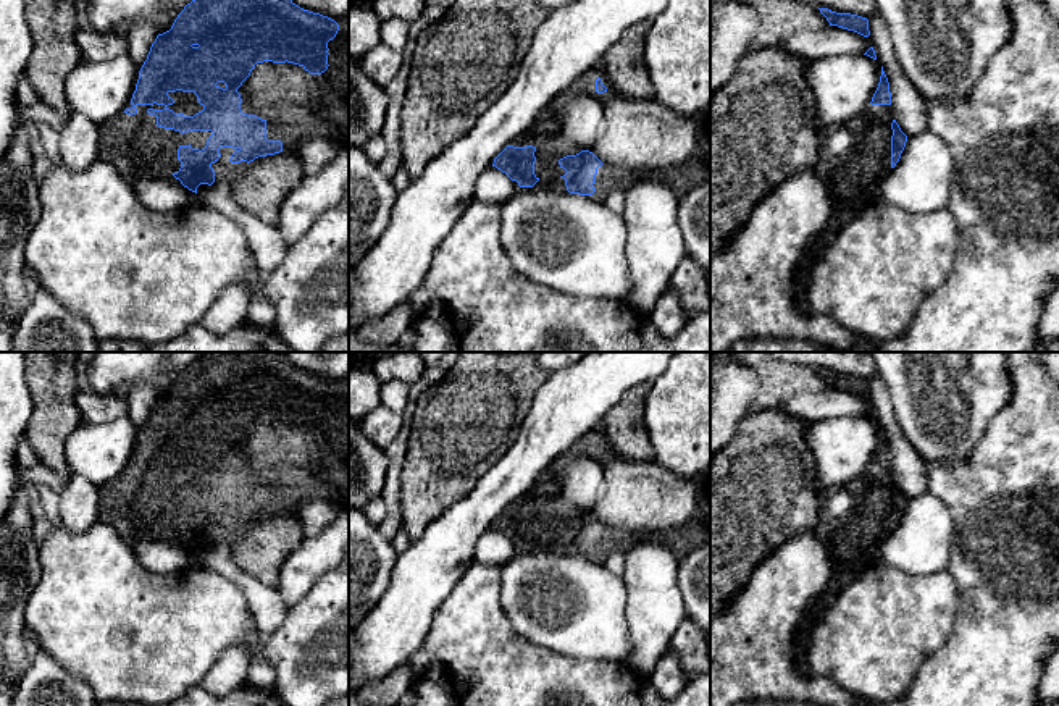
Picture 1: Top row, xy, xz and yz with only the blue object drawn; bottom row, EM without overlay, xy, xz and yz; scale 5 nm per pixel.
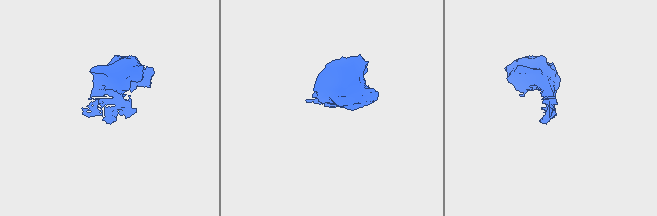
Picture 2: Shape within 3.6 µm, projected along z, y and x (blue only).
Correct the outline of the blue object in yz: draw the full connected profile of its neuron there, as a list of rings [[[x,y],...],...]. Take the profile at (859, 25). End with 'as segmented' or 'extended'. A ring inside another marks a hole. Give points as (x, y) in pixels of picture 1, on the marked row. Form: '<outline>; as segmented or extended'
[[[818,8],[818,10],[827,18],[830,26],[838,26],[848,31],[854,31],[864,37],[870,36],[867,18],[851,15],[851,13],[836,13],[828,8]]]; as segmented

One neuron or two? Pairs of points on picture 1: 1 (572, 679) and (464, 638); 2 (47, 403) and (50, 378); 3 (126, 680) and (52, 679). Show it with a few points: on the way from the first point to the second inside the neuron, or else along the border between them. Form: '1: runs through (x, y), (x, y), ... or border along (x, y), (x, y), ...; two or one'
1: runs through (544, 679), (506, 679), (491, 664); one
2: runs through (50, 396), (50, 385); one
3: border along (50, 656), (91, 689); two

